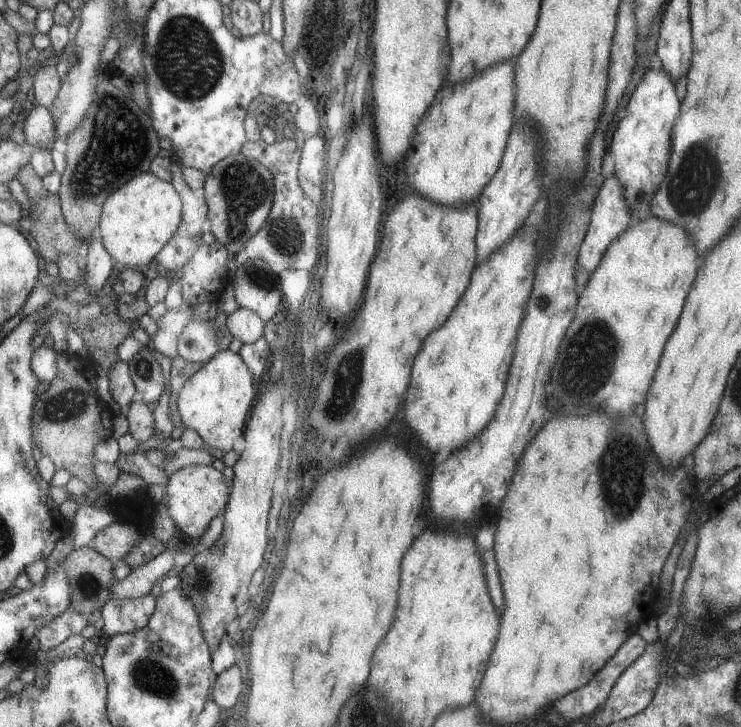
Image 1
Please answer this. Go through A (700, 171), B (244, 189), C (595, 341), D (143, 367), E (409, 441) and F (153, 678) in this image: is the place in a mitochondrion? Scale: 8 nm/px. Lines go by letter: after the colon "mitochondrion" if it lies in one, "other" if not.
A: mitochondrion
B: mitochondrion
C: mitochondrion
D: mitochondrion
E: other
F: mitochondrion

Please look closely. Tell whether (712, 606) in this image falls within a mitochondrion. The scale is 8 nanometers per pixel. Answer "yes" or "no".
yes

